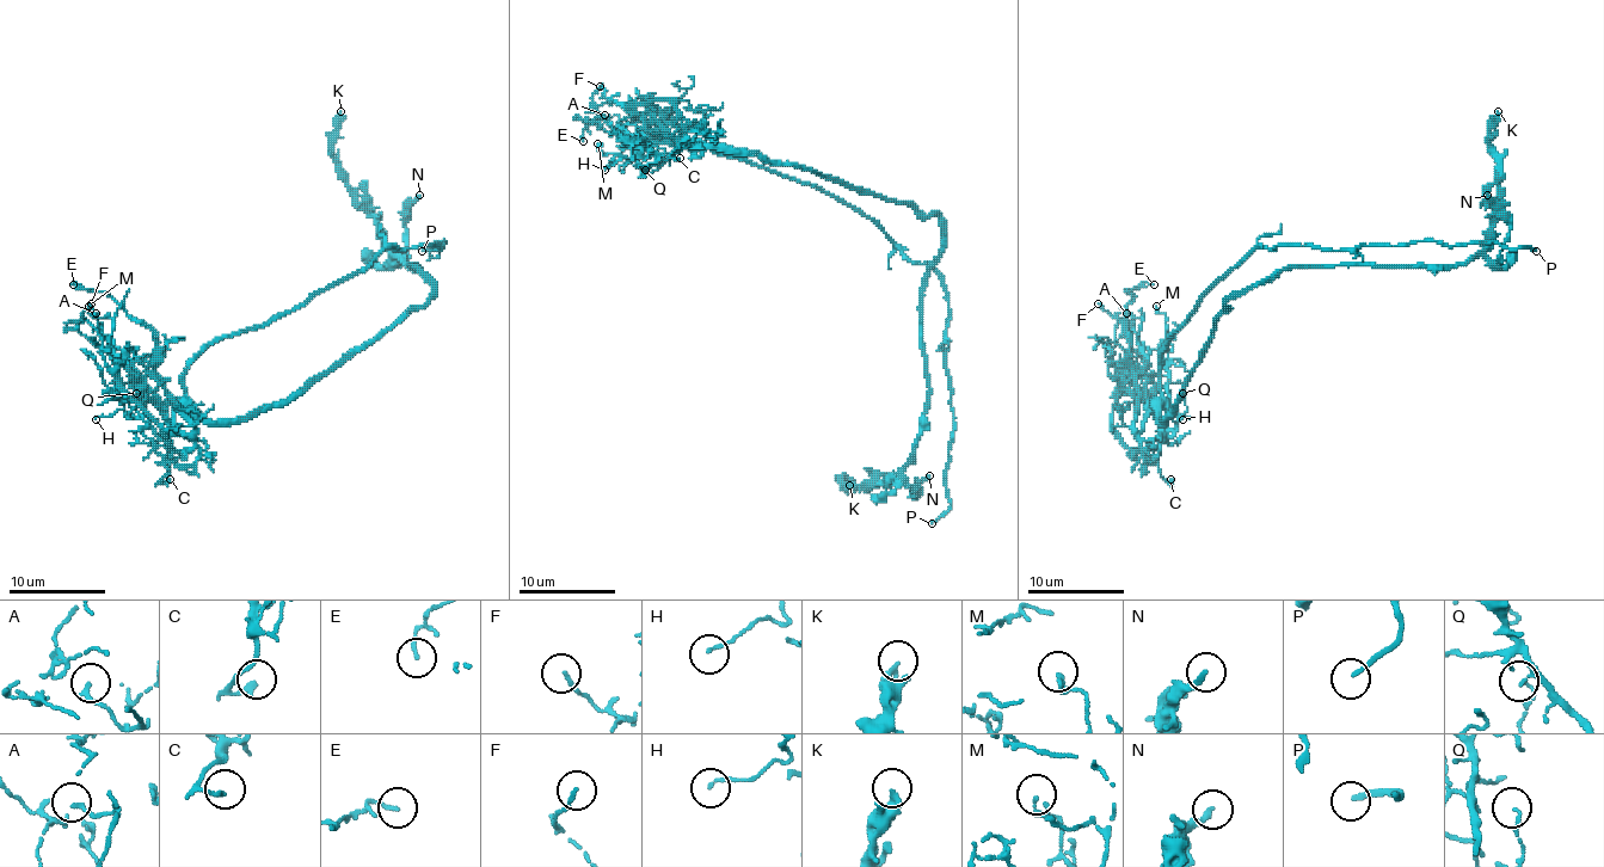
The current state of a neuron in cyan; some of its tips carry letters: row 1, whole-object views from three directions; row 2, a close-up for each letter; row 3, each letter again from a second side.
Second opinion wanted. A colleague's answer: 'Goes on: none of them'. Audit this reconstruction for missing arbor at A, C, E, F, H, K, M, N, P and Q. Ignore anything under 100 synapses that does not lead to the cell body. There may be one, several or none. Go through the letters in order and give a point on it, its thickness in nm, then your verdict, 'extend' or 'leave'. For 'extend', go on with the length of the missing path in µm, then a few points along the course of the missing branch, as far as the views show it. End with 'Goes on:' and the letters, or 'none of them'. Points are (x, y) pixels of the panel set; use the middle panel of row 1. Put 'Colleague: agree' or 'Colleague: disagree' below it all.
A: (604, 115) | 90 nm | leave
C: (680, 158) | 150 nm | leave
E: (583, 141) | 120 nm | leave
F: (600, 86) | 110 nm | leave
H: (604, 170) | 110 nm | leave
K: (849, 485) | 360 nm | leave
M: (597, 143) | 110 nm | leave
N: (929, 475) | 200 nm | leave
P: (932, 523) | 170 nm | extend | 25 µm | (932, 523), (929, 530), (936, 537), (963, 542), (925, 545), (870, 564), (849, 566), (816, 589)
Q: (645, 170) | 70 nm | leave
Goes on: P
Colleague: disagree

